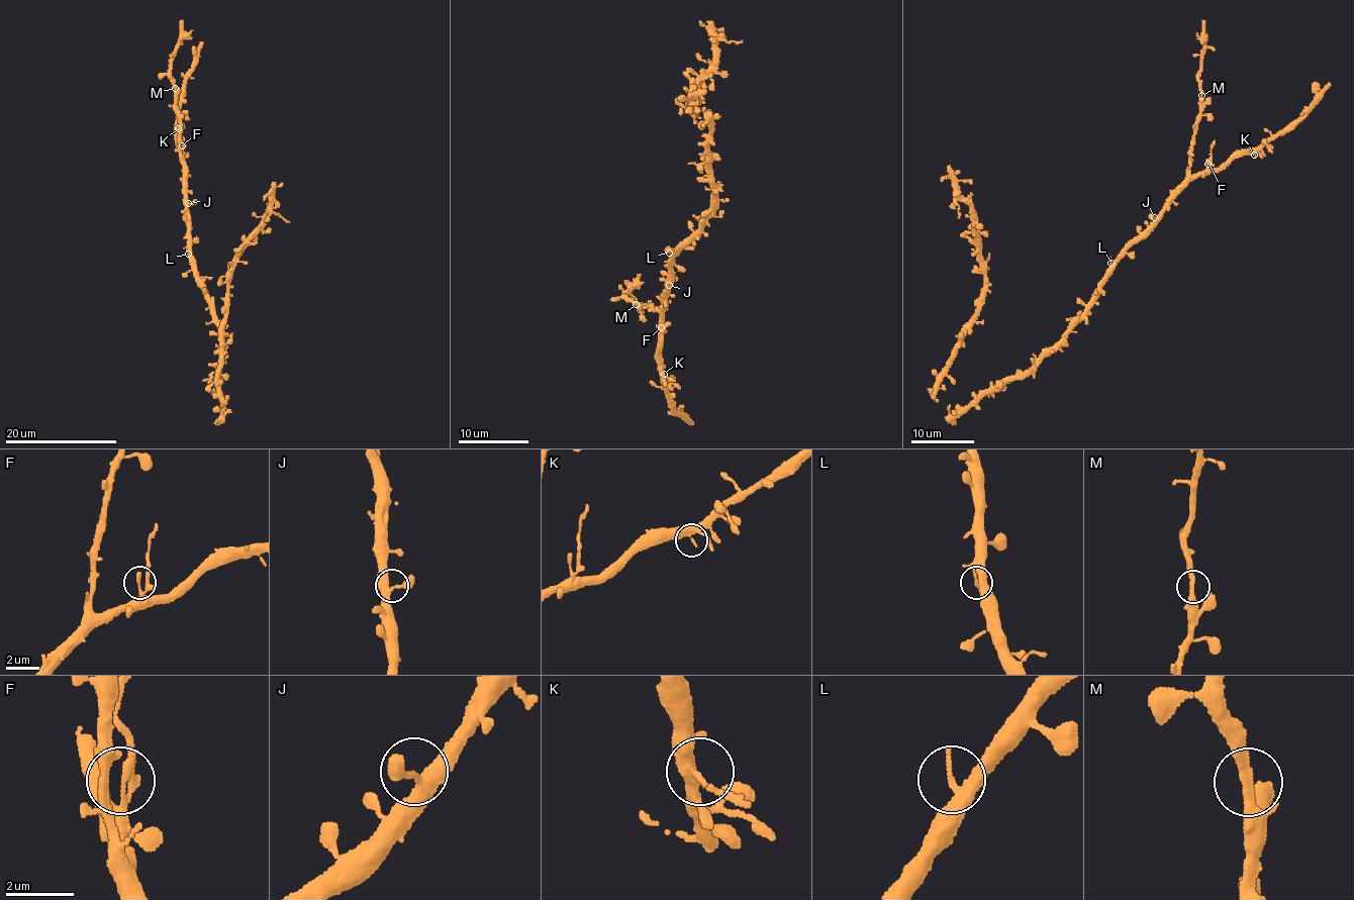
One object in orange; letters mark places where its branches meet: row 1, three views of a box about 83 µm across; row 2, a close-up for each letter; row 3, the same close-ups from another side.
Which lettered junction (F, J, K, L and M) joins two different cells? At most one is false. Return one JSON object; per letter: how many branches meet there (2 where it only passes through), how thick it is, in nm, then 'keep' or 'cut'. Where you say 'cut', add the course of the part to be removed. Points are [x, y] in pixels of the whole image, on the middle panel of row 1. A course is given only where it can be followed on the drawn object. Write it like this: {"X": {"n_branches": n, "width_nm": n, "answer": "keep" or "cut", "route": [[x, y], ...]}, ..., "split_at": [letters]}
{"F": {"n_branches": 2, "width_nm": 180, "answer": "keep"}, "J": {"n_branches": 3, "width_nm": 280, "answer": "keep"}, "K": {"n_branches": 3, "width_nm": 280, "answer": "keep"}, "L": {"n_branches": 2, "width_nm": 320, "answer": "keep"}, "M": {"n_branches": 3, "width_nm": 240, "answer": "keep"}, "split_at": []}

